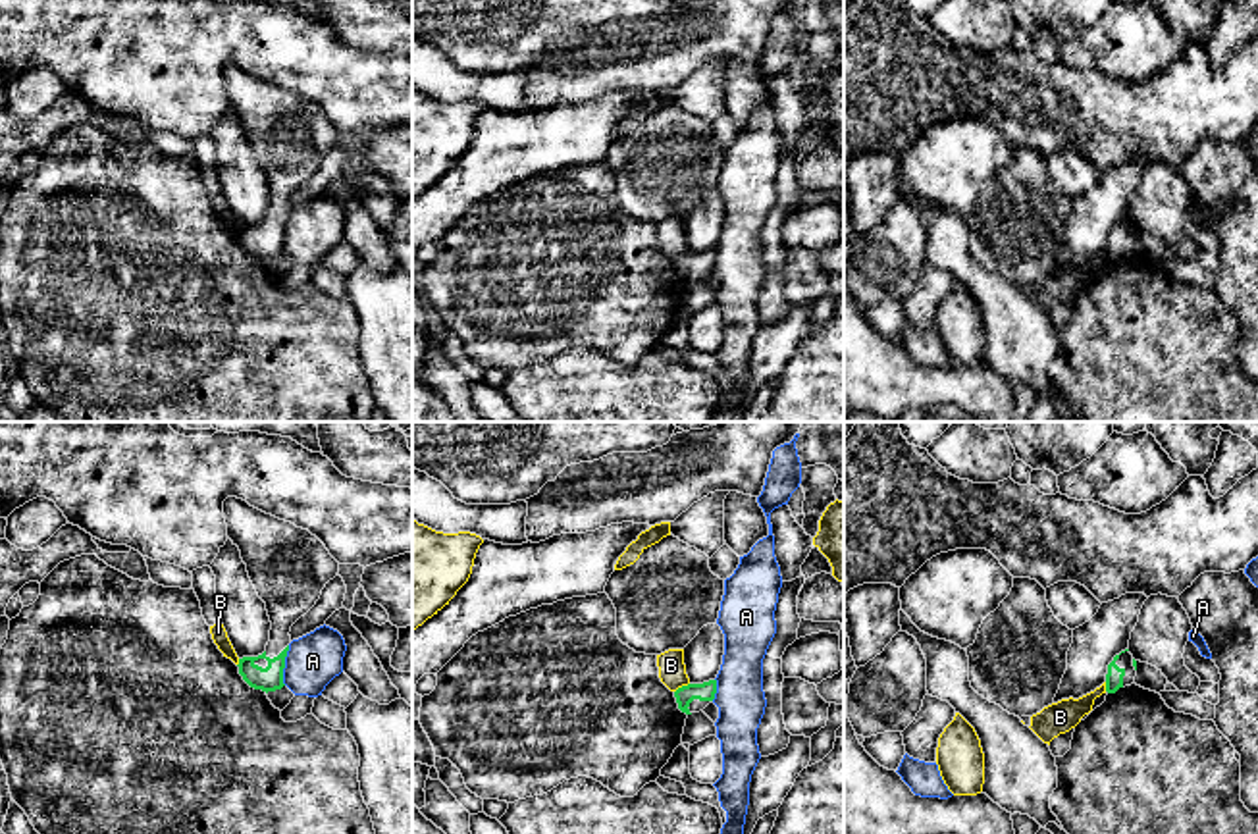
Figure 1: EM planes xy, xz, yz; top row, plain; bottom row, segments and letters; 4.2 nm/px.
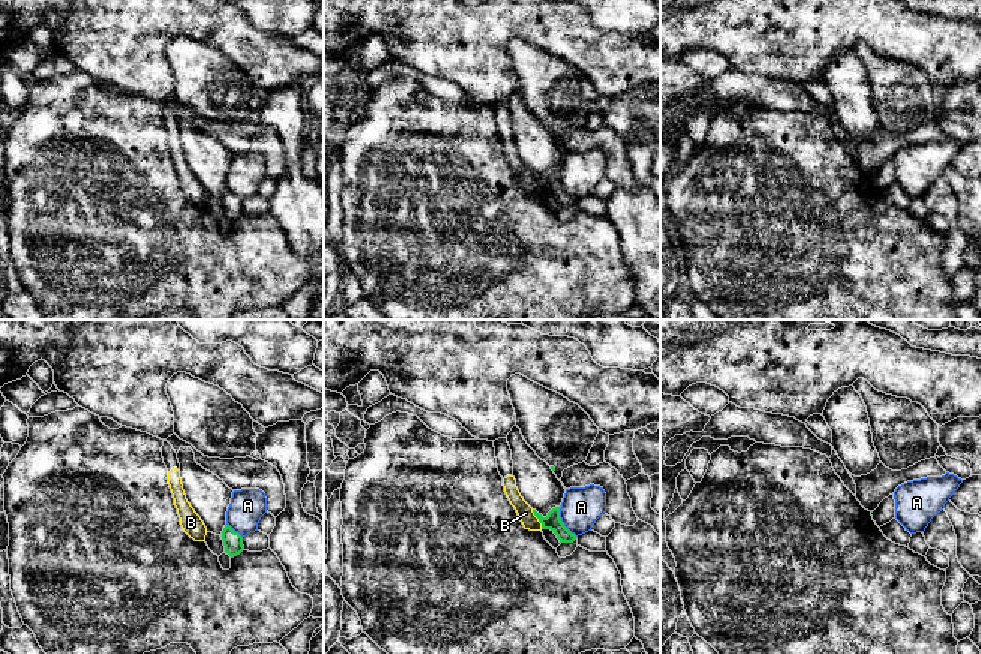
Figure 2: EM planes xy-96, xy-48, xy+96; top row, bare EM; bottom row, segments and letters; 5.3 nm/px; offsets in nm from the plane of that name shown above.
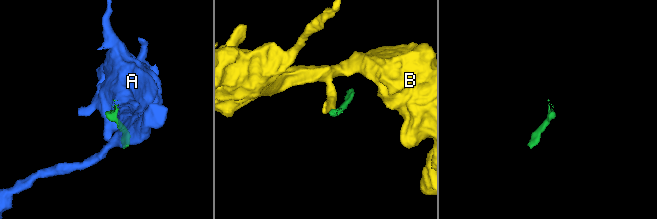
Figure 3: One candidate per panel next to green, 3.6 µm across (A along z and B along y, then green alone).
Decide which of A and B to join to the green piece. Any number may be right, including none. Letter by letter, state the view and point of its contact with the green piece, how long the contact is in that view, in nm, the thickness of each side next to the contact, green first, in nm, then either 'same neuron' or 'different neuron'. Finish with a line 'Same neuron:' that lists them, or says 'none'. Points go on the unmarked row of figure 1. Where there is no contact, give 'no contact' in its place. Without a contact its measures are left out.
A: meets green in xy at (284, 234); contact 170 nm long; 110 nm thick on the green side, 220 nm on the other; different neuron
B: meets green in xz at (682, 255); contact 80 nm long; 80 nm thick on the green side, 110 nm on the other; different neuron
Same neuron: none

